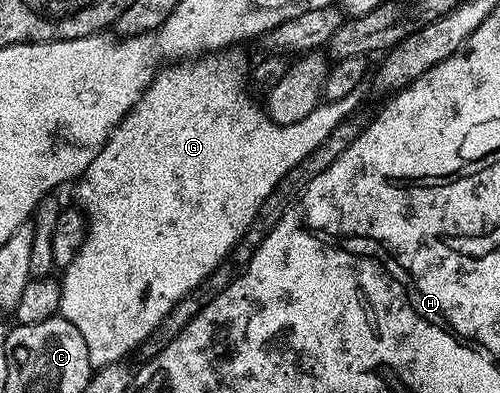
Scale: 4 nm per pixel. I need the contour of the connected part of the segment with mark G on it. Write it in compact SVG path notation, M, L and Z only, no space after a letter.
M220 51L215 55L185 59L161 68L136 105L120 120L120 124L108 137L102 151L98 151L90 167L86 167L86 171L80 174L75 182L77 201L75 204L86 218L88 233L84 236L84 242L76 258L63 270L64 277L62 276L60 281L59 316L66 318L74 327L78 327L78 335L82 335L82 339L86 341L86 351L90 355L93 370L101 369L104 365L112 365L115 361L124 361L131 349L132 352L139 350L140 344L167 319L172 308L187 293L194 292L198 286L204 284L218 266L229 260L232 249L250 227L254 215L258 215L258 207L266 203L266 195L270 195L270 191L278 187L280 180L294 167L298 167L298 163L302 163L302 159L306 159L306 155L310 155L310 151L314 151L314 147L318 147L318 143L322 143L322 139L326 139L326 135L330 135L330 131L338 127L338 123L349 120L364 97L365 90L359 87L342 96L342 99L317 105L315 111L298 123L279 125L272 121L261 106L260 109L256 106L257 98L246 88L246 69L243 69L230 54L228 51Z

